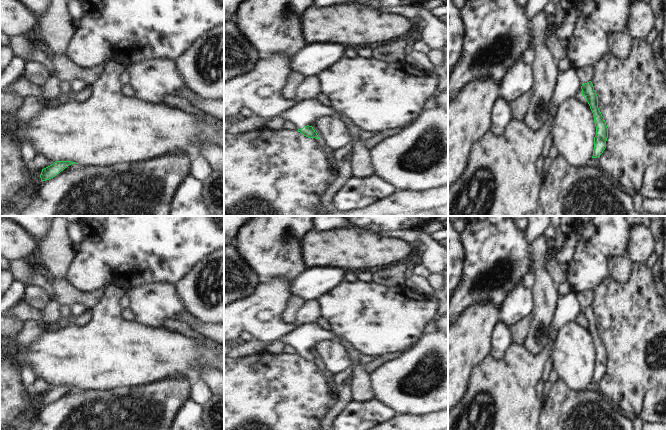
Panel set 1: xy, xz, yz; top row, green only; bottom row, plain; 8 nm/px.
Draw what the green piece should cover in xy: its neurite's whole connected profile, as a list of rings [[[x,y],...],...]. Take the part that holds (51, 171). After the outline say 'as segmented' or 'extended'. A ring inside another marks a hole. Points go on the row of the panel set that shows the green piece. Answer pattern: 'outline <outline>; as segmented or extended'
outline [[[55,161],[52,165],[42,169],[40,175],[41,181],[46,181],[55,177],[69,165],[74,163],[77,164],[76,162],[71,162],[71,161]]]; as segmented

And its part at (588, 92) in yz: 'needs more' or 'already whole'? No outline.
needs more

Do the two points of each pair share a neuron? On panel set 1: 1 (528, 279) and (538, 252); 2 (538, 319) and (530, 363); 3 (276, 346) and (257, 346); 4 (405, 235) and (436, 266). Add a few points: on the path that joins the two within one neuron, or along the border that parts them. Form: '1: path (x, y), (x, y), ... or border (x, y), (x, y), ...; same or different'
1: border (531, 269), (534, 275), (532, 287); different
2: border (551, 338), (537, 353), (532, 353), (523, 344); different
3: border (272, 342), (265, 348); different
4: path (416, 235), (419, 235), (430, 246), (434, 255); same

